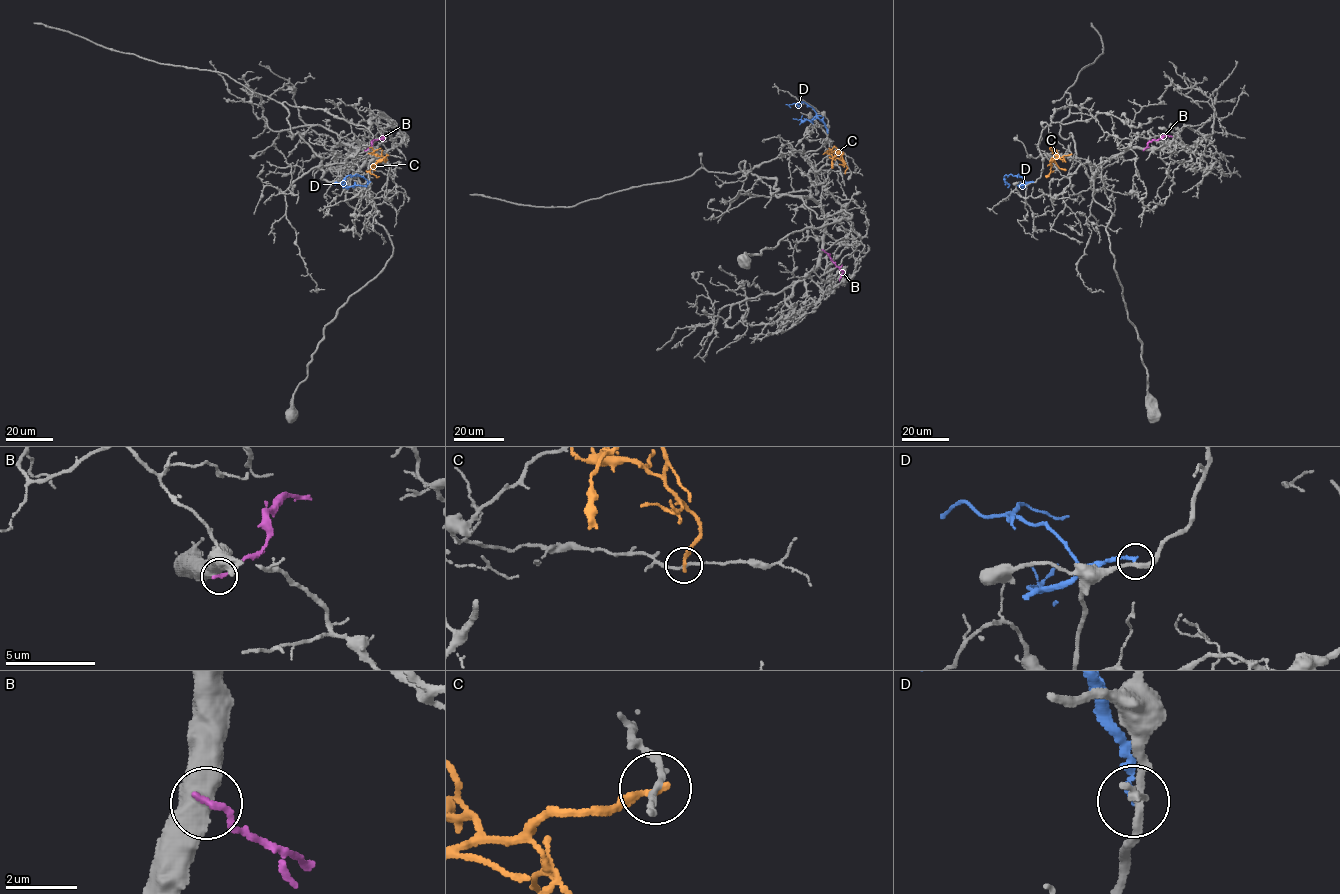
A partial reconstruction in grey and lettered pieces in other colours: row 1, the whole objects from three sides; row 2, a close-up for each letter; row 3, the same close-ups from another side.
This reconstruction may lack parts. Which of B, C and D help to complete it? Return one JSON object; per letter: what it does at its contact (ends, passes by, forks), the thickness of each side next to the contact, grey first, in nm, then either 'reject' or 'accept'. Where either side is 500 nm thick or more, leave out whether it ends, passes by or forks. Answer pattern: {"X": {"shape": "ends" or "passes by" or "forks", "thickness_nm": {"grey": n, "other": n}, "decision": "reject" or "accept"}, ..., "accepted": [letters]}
{"B": {"thickness_nm": {"grey": 550, "other": 200}, "decision": "reject"}, "C": {"shape": "ends", "thickness_nm": {"grey": 160, "other": 240}, "decision": "reject"}, "D": {"shape": "ends", "thickness_nm": {"grey": 240, "other": 160}, "decision": "reject"}, "accepted": []}

